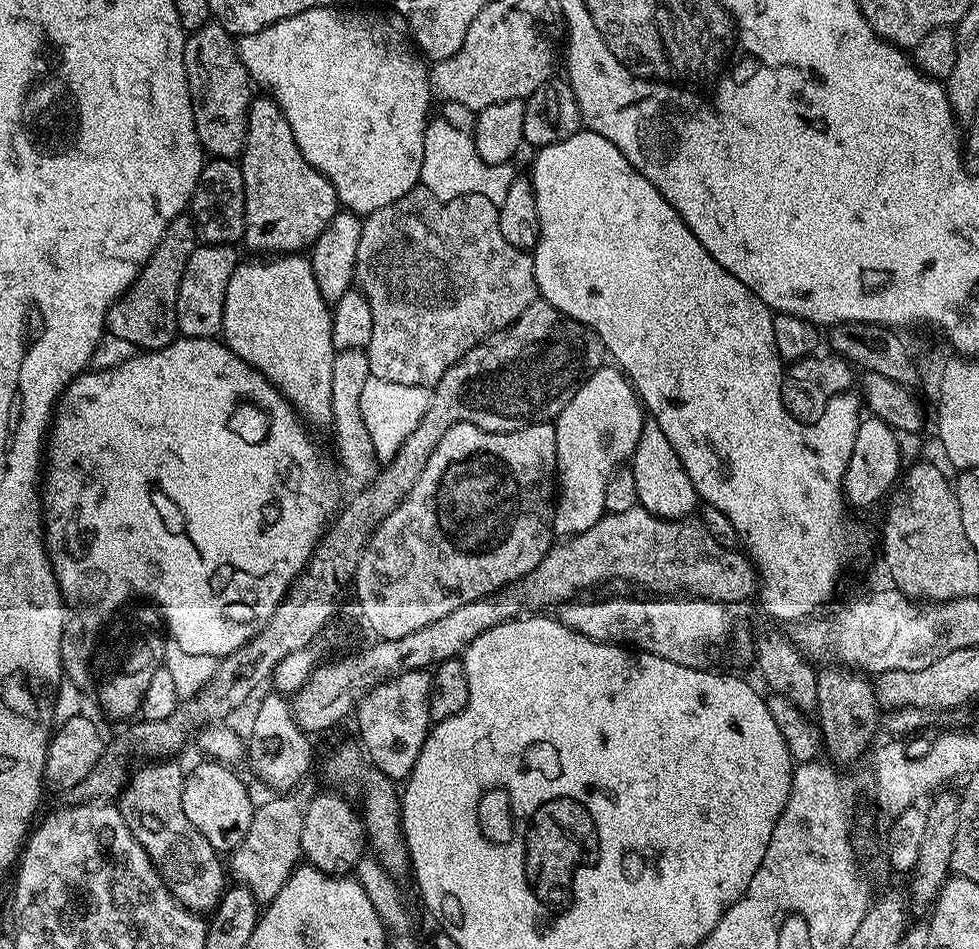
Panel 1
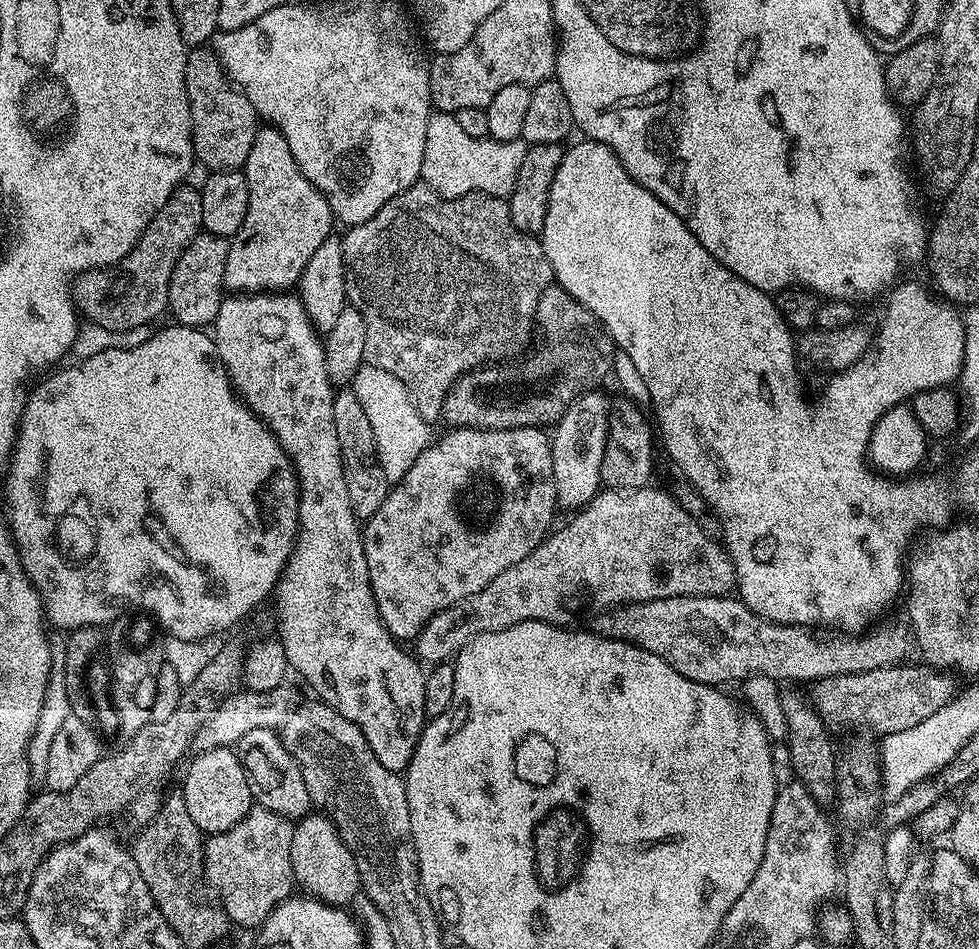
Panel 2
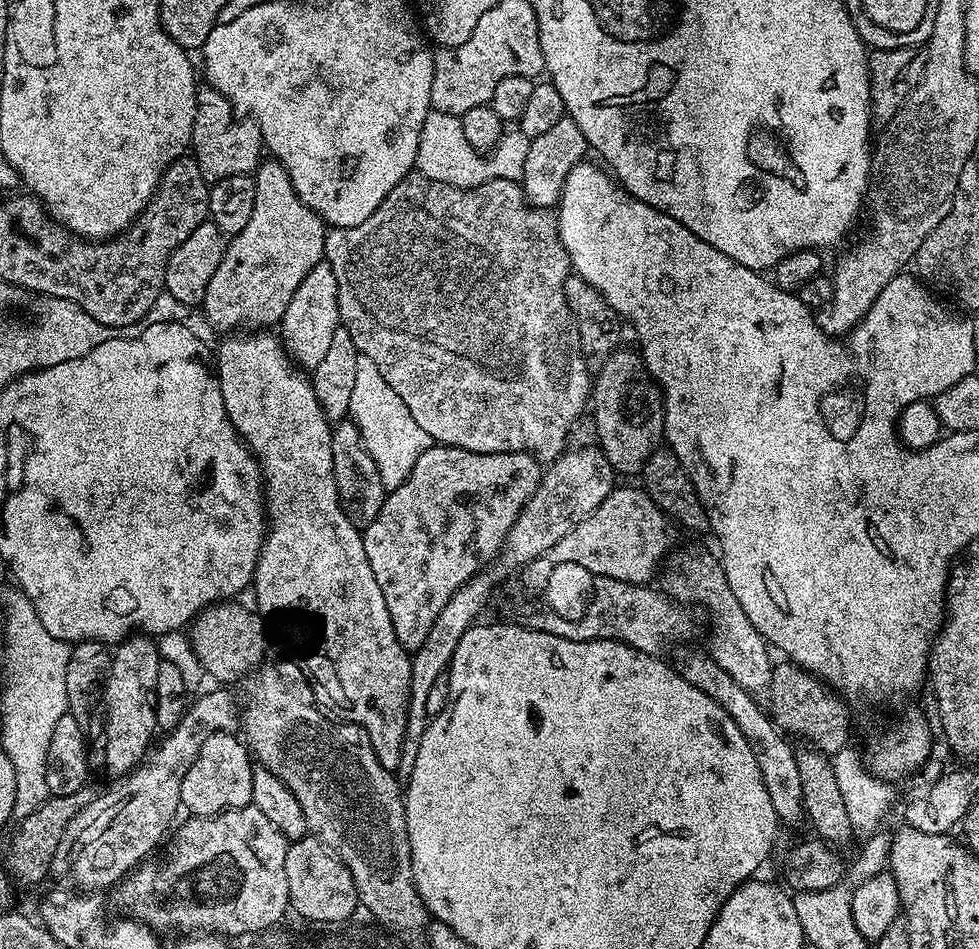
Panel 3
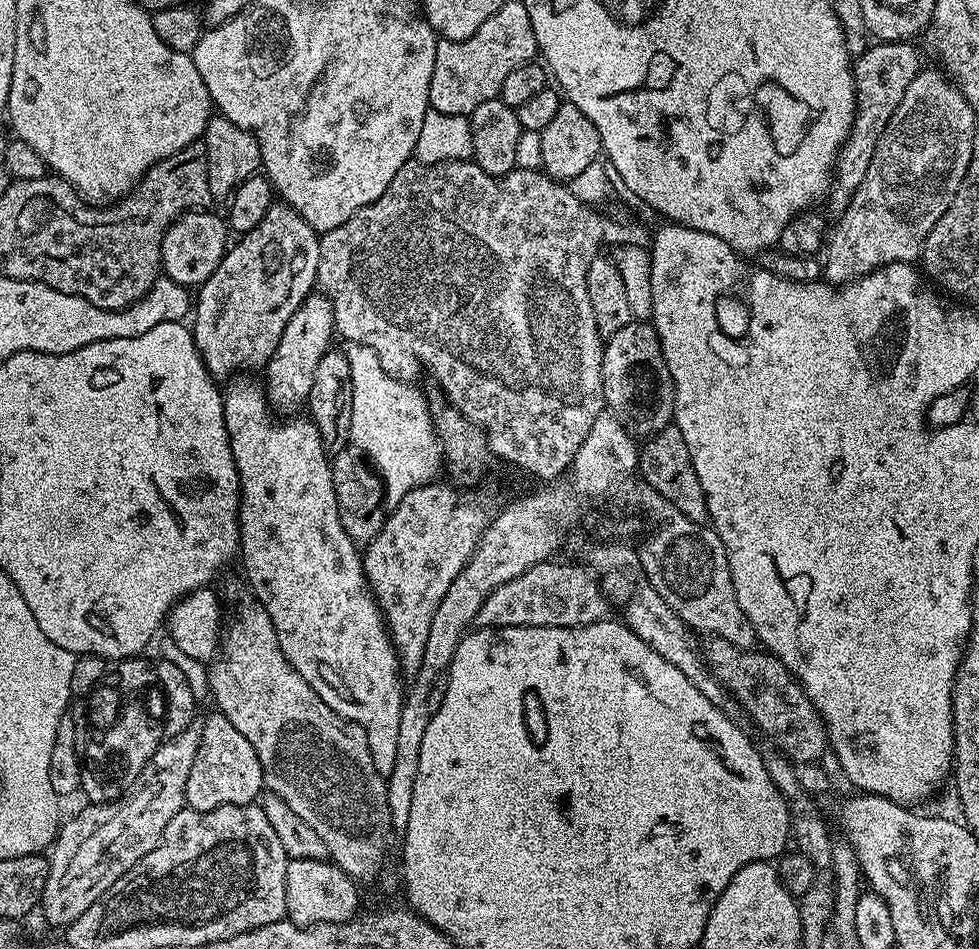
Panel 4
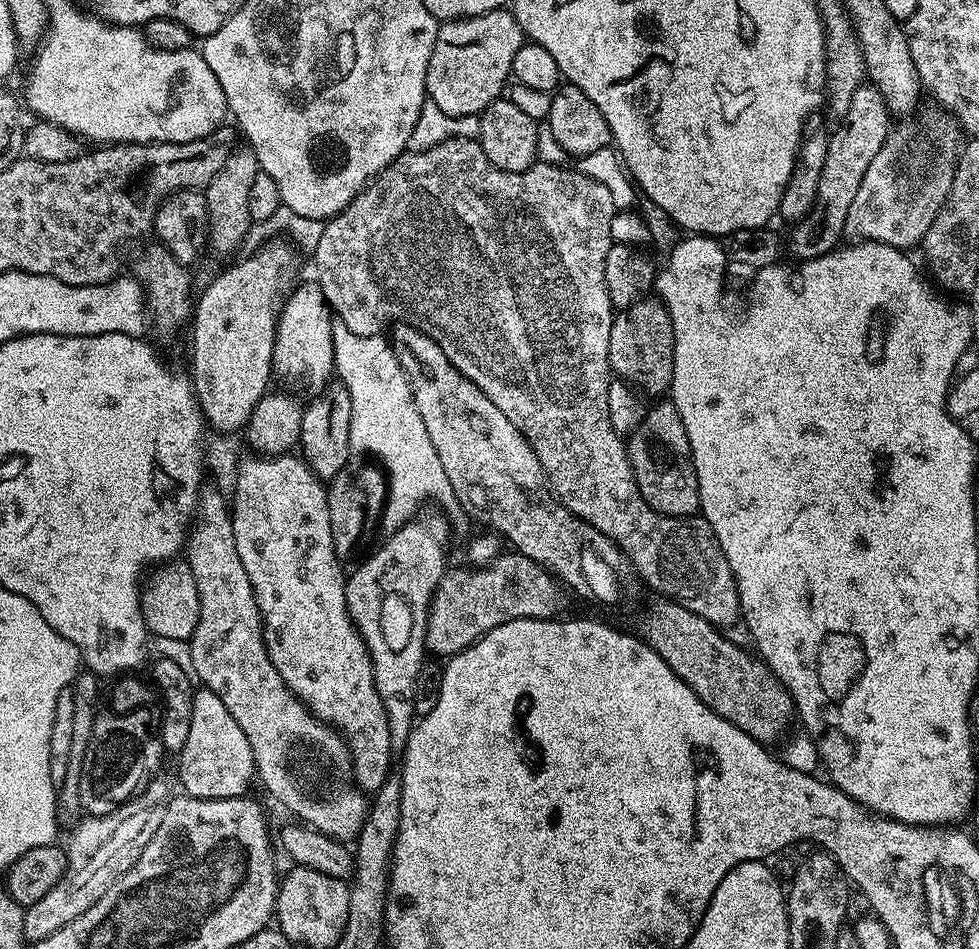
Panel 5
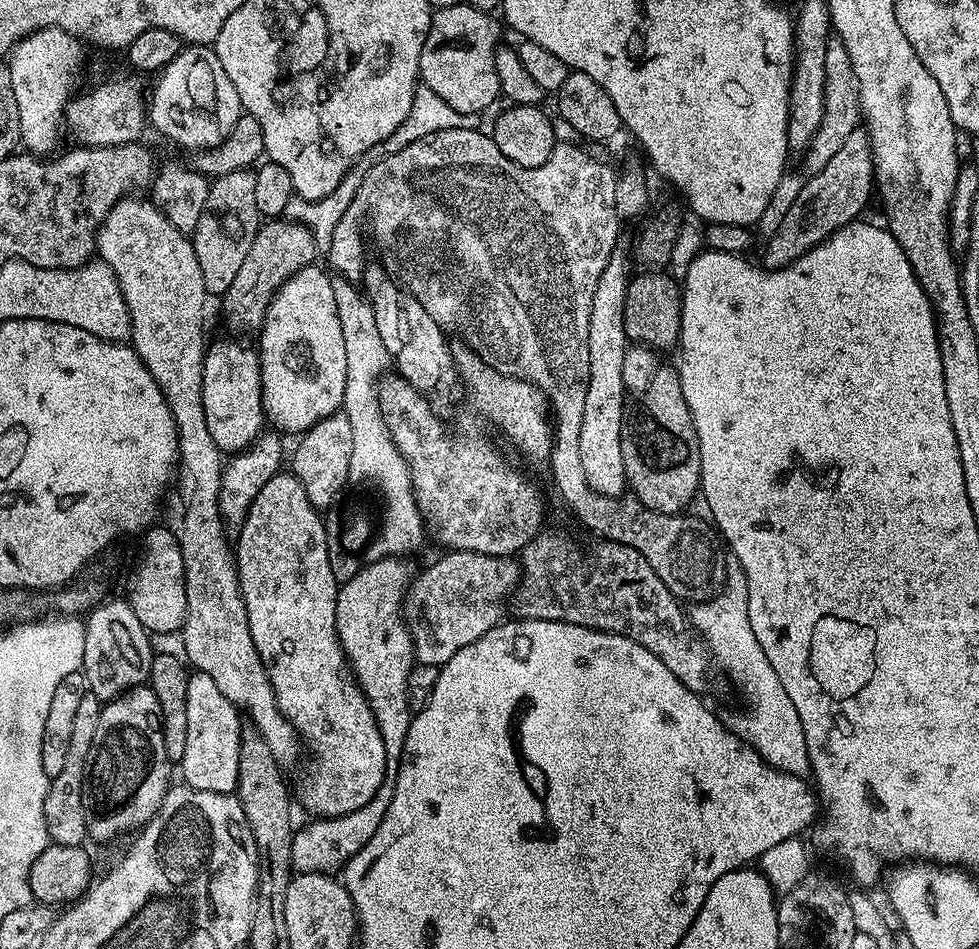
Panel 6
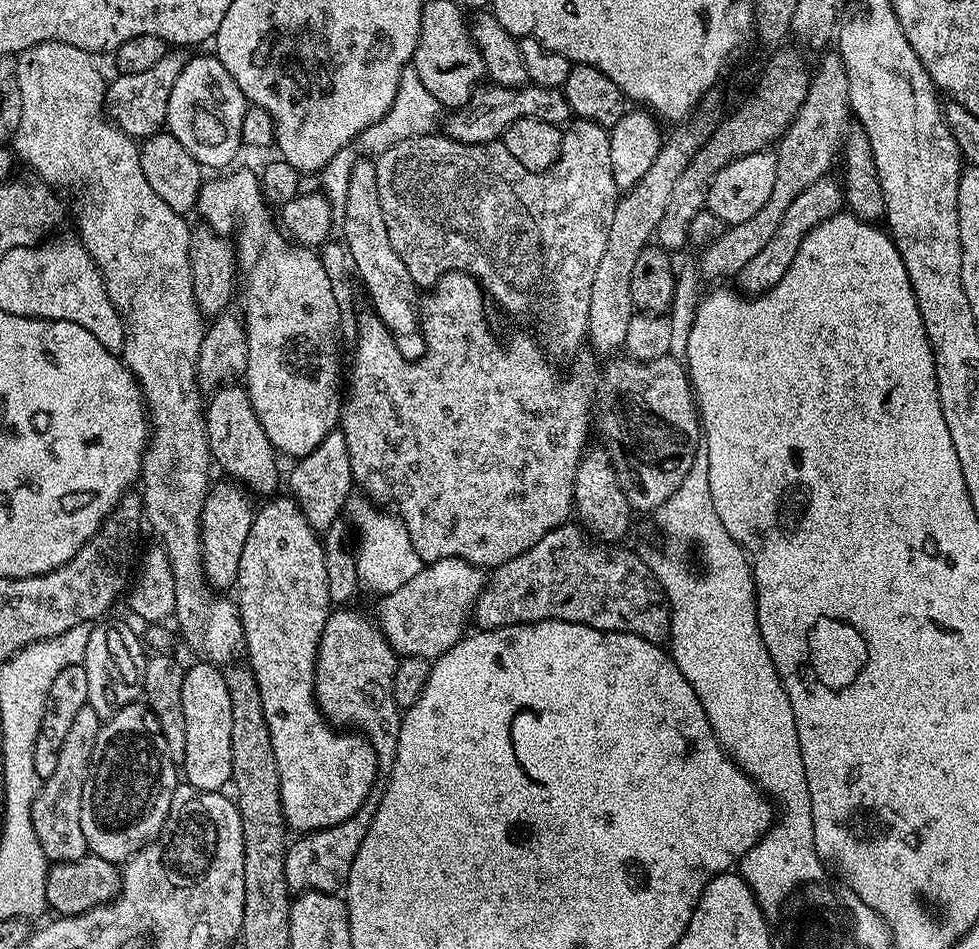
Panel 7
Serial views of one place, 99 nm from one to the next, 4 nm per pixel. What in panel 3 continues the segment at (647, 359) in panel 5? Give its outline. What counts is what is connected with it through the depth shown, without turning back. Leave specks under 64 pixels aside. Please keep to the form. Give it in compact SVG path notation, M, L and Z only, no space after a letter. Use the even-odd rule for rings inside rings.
M621 347L599 365L592 385L590 416L596 423L598 447L618 474L643 473L644 463L661 447L664 440L664 394L648 372L639 351Z

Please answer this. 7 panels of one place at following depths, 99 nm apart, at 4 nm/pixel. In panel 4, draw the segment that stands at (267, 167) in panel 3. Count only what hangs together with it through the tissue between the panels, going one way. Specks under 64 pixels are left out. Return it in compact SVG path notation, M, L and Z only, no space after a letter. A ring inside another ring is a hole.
M273 202L266 210L266 218L262 218L262 222L258 222L258 226L254 226L254 230L243 233L237 240L240 241L237 244L235 241L224 253L222 262L218 262L218 270L214 270L214 274L210 274L210 278L205 284L200 285L194 296L194 317L196 316L196 321L191 321L190 331L196 343L198 354L206 366L206 370L213 378L221 378L220 376L232 378L237 374L252 374L255 368L257 370L263 369L267 365L268 359L274 354L274 350L278 350L278 338L282 338L282 330L286 330L286 322L290 322L294 310L298 310L298 306L302 306L305 298L311 296L317 287L316 271L320 257L320 236L290 205L283 202Z

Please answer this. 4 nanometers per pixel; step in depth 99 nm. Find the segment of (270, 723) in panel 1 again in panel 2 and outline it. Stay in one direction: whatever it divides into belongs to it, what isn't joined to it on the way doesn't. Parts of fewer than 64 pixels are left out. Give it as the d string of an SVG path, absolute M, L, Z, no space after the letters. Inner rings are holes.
M259 728L250 730L250 734L242 734L240 741L234 745L234 751L242 762L246 786L250 786L252 799L259 807L284 816L290 822L298 821L313 811L310 790L306 790L302 770L298 762L294 762L290 750L286 750L281 733L277 729Z

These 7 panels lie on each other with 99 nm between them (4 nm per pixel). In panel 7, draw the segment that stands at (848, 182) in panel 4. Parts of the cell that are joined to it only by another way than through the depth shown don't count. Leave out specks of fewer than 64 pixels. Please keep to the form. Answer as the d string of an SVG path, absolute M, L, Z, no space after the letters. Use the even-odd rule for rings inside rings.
M831 175L823 176L818 182L806 186L806 190L798 194L798 198L794 198L794 203L786 209L782 226L778 226L774 238L770 238L765 248L756 257L750 258L750 262L746 262L746 266L742 266L740 273L735 276L735 283L740 283L738 288L741 293L749 297L758 296L770 291L778 282L782 282L786 270L790 270L790 262L794 262L794 254L798 254L798 246L802 246L802 238L810 234L814 226L818 226L826 218L837 215L845 207L841 181L832 179Z

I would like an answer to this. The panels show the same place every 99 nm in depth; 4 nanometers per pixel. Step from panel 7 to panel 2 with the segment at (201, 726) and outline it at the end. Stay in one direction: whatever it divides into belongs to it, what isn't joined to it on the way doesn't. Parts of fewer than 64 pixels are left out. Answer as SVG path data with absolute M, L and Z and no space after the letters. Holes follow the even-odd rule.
M215 748L197 752L187 764L188 773L184 776L182 791L186 798L186 810L190 810L190 818L194 818L194 826L198 826L204 834L225 832L230 830L230 826L238 826L238 822L242 822L242 818L246 818L253 808L254 801L250 786L246 786L242 762L235 751L232 748Z

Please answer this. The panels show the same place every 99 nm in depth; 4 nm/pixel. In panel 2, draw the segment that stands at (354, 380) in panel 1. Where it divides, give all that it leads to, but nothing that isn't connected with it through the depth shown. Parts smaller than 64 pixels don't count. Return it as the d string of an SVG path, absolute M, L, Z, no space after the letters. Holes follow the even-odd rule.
M344 386L334 395L334 426L338 430L339 448L342 450L343 474L346 477L347 493L350 495L350 506L357 519L367 520L377 512L378 507L387 498L390 485L379 463L376 462L374 429L370 427L370 417L366 414L358 394L350 386Z

